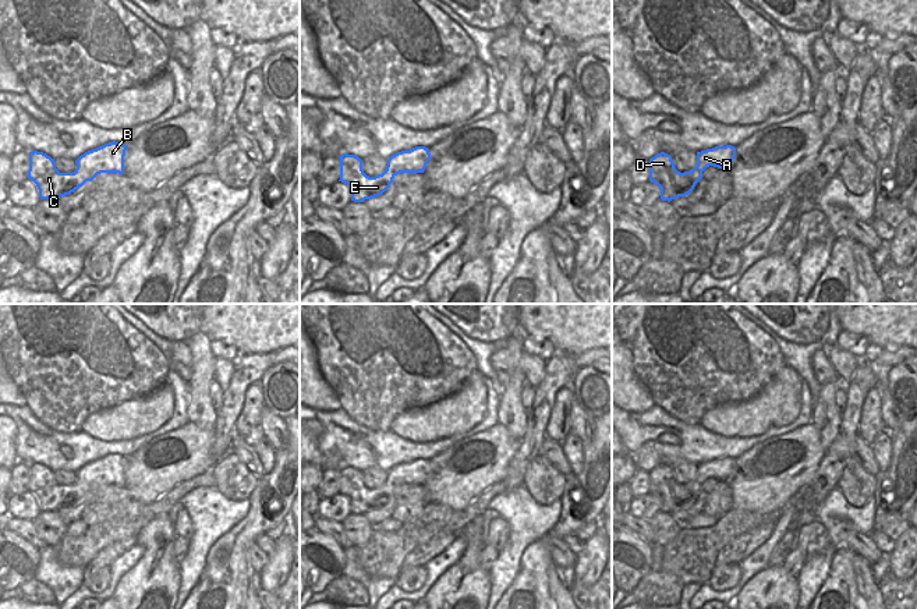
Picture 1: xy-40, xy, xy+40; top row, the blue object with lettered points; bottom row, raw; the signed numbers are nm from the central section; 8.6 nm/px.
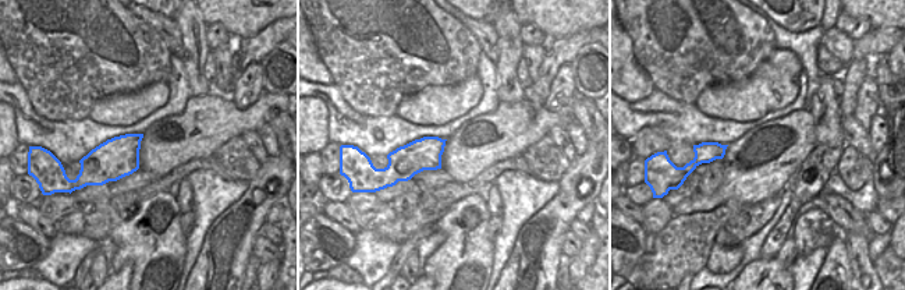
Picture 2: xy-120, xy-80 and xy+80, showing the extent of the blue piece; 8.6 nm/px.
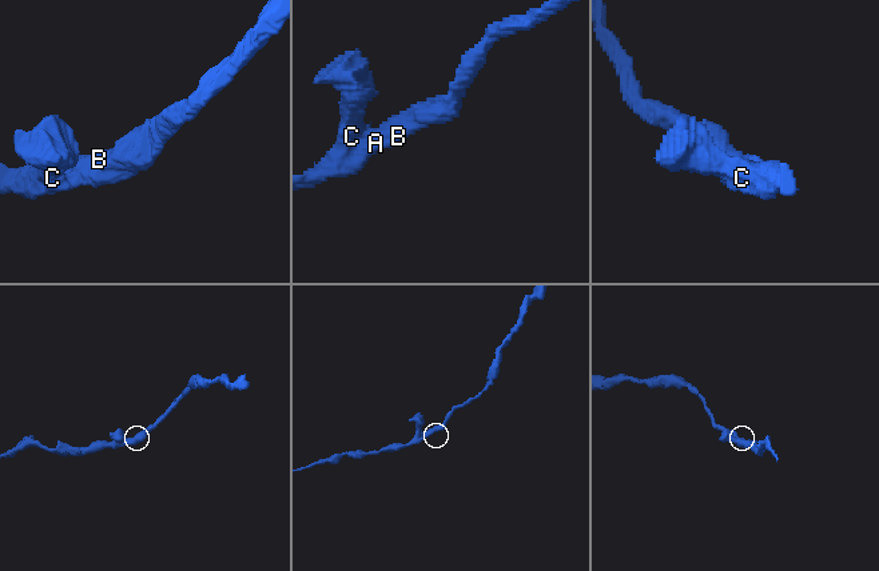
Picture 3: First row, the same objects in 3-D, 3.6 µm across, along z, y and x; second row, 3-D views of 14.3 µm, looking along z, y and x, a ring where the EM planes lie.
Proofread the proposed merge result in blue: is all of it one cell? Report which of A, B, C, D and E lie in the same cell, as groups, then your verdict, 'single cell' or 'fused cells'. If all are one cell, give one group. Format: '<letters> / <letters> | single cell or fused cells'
A B C D E | single cell

